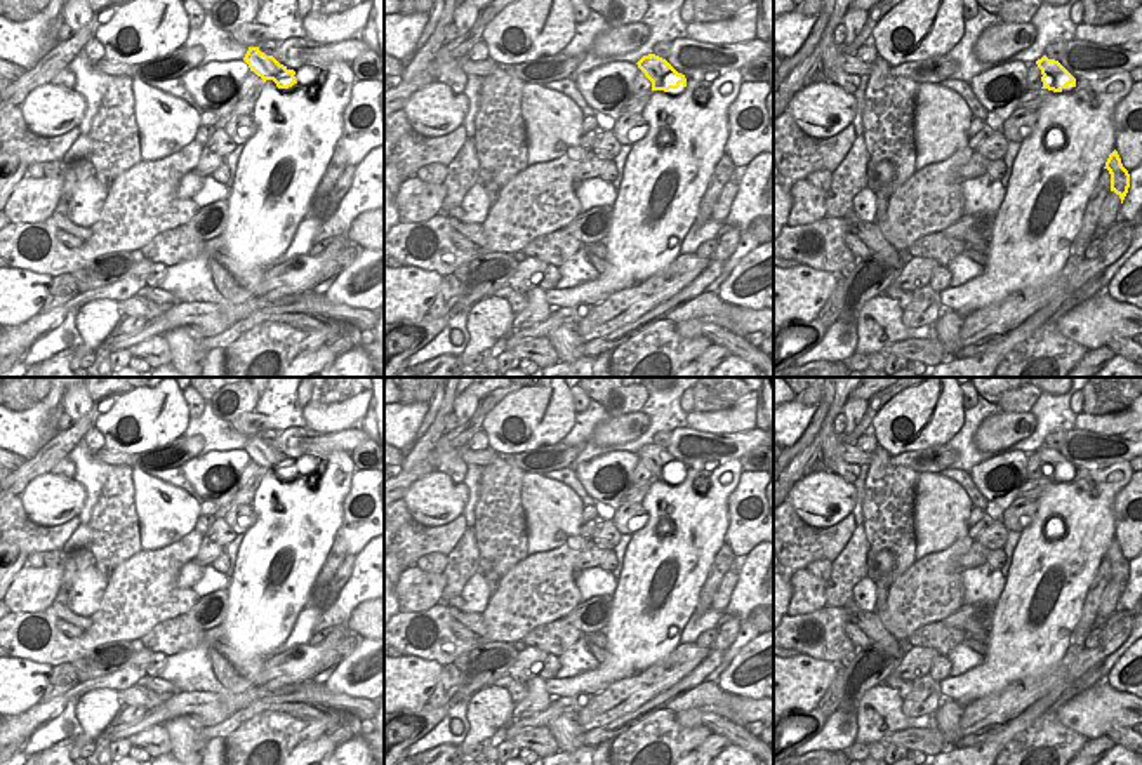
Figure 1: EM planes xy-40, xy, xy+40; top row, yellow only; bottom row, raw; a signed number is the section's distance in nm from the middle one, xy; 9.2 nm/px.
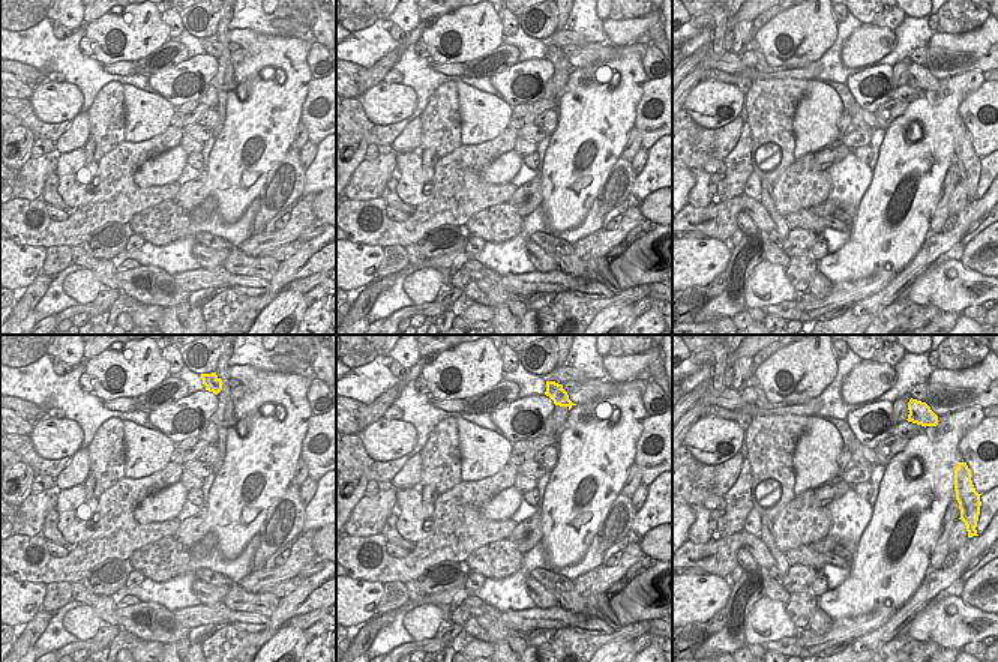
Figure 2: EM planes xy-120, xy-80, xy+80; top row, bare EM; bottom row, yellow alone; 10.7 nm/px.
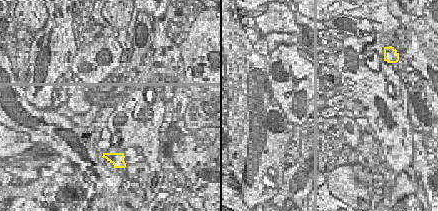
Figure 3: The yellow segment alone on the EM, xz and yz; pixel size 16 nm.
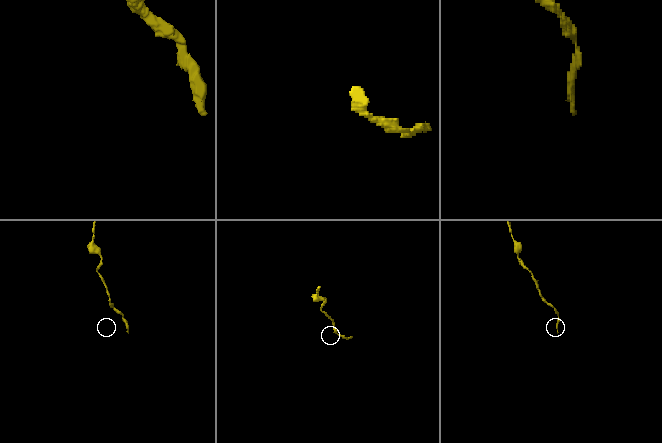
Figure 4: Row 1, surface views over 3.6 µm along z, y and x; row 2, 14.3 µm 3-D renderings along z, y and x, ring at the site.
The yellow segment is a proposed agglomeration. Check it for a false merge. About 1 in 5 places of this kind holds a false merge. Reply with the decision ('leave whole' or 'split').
leave whole

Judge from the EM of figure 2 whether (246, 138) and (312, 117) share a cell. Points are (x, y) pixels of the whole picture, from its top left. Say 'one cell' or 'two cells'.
two cells

